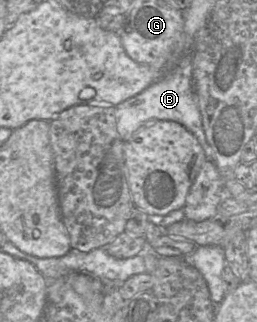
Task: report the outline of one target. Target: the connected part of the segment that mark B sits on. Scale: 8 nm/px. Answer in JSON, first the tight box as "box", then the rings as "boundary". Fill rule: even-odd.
{"box":[115,54,214,162],"boundary":[[[185,54],[179,62],[159,80],[141,93],[115,106],[117,130],[124,142],[143,126],[156,120],[170,120],[183,125],[198,140],[207,160],[214,162],[214,151],[208,144],[202,125],[201,112],[193,89],[192,54]]]}

